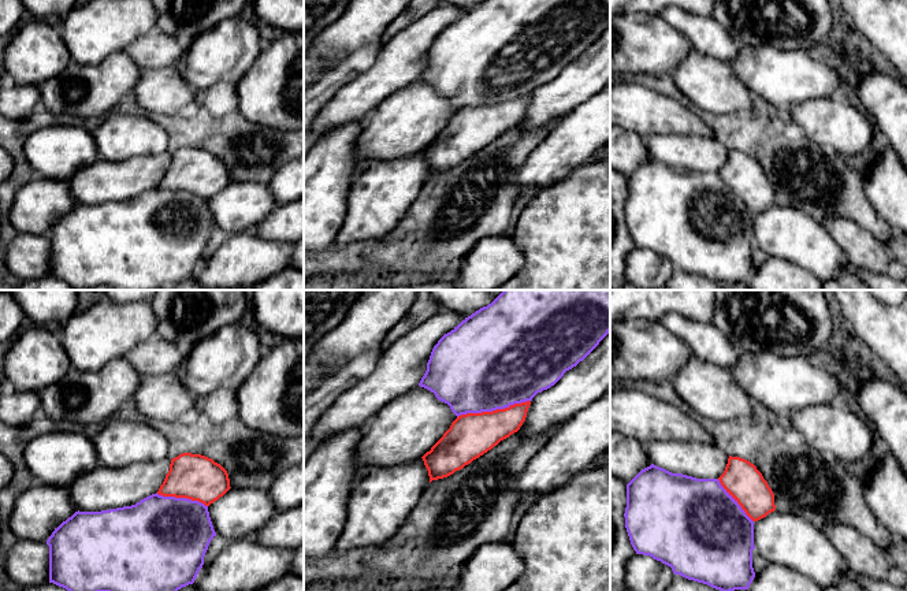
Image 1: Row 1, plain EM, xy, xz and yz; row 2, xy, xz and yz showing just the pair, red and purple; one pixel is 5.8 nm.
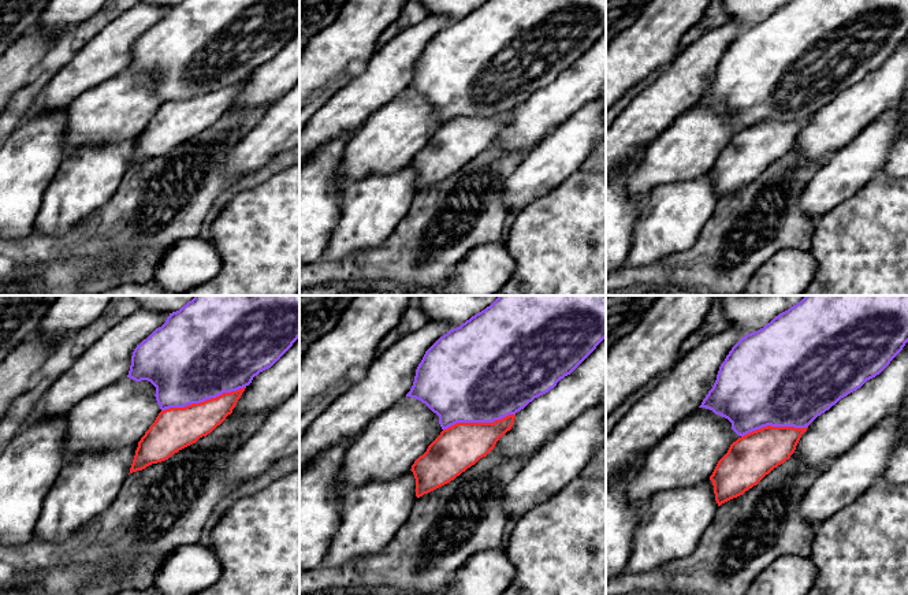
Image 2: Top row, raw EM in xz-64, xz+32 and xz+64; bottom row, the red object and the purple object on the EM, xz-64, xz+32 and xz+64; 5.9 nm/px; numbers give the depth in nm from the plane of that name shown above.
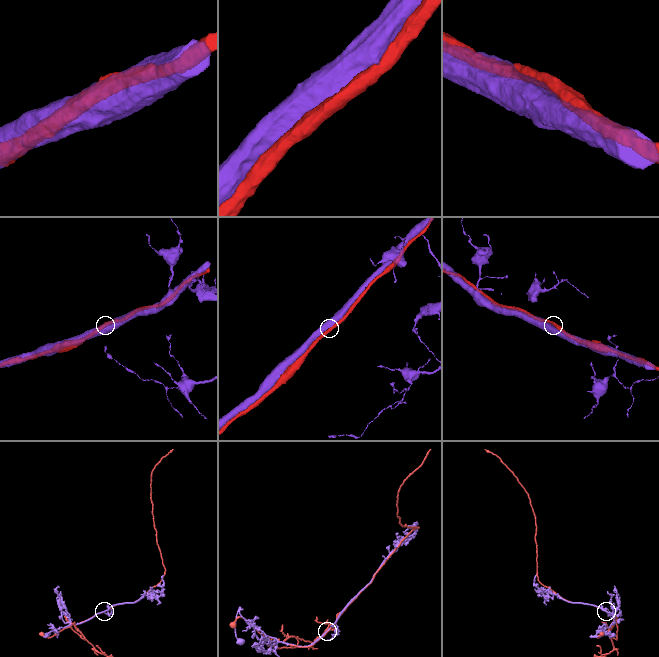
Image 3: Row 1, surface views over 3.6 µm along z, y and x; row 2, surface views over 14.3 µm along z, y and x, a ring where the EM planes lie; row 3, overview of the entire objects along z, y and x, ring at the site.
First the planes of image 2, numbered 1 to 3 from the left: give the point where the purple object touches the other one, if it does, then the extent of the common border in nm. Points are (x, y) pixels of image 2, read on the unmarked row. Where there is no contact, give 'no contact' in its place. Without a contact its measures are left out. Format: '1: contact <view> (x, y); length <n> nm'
1: contact xz-64 (204, 95); length 500 nm
2: contact xz+32 (479, 116); length 440 nm
3: contact xz+64 (774, 121); length 400 nm

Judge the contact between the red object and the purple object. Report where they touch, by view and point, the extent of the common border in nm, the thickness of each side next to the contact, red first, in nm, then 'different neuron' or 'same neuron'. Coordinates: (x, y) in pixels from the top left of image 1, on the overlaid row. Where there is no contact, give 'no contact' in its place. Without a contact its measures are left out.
meets red in xz at (493, 411); contact 440 nm long; 260 nm thick on the red side, 500 nm on the other; different neuron

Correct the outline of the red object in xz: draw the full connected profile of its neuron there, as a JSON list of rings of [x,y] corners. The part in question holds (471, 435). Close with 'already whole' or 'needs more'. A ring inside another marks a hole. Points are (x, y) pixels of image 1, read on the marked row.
[[[531,401],[492,412],[458,416],[443,436],[421,458],[430,483],[462,469],[501,441],[517,432],[525,421]]] | already whole

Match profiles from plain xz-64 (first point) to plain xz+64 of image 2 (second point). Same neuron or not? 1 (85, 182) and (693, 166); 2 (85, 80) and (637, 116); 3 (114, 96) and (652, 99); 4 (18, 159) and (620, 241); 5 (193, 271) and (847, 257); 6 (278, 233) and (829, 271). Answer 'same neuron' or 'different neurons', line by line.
1: different neurons
2: same neuron
3: different neurons
4: same neuron
5: different neurons
6: same neuron

